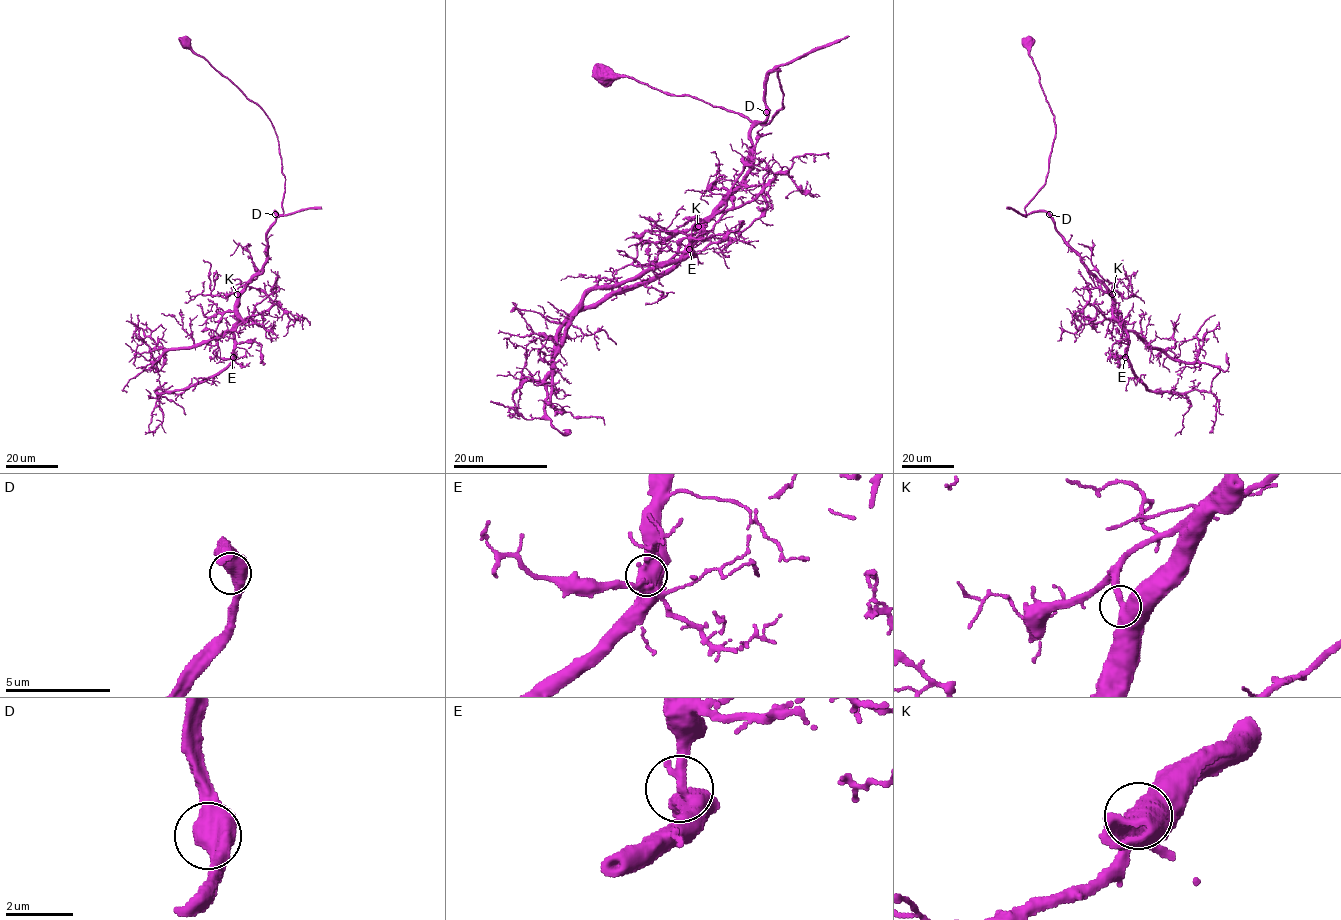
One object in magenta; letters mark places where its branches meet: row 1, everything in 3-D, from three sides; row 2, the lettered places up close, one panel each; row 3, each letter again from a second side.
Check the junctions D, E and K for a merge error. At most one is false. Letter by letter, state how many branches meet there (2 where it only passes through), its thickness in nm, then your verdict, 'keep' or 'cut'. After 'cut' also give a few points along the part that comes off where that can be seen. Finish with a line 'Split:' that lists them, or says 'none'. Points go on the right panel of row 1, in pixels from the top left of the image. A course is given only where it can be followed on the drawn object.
D: 2 branches meet; 650 nm thick; keep
E: 2 branches meet; 440 nm thick; keep
K: 2 branches meet; 480 nm thick; keep
Split: none

